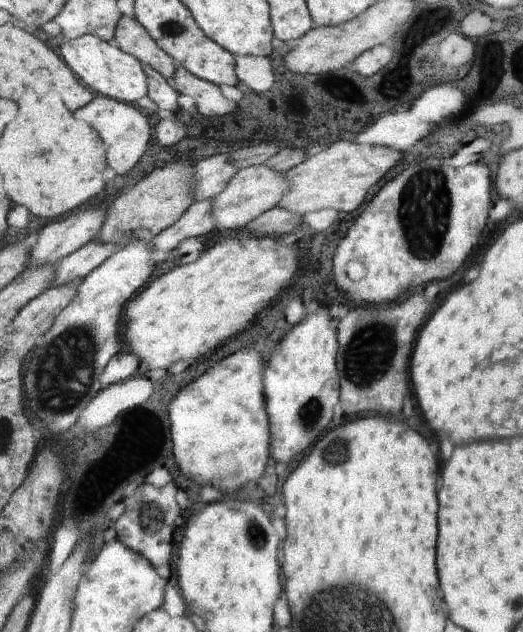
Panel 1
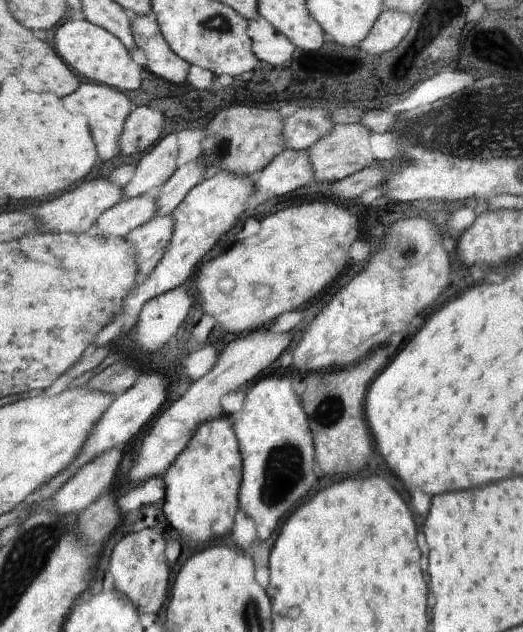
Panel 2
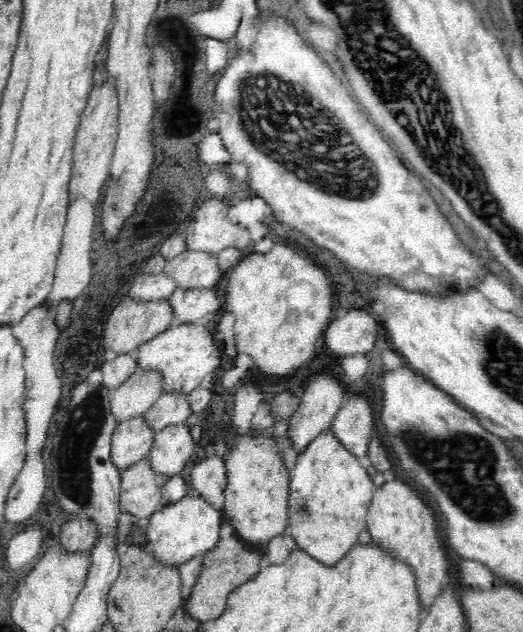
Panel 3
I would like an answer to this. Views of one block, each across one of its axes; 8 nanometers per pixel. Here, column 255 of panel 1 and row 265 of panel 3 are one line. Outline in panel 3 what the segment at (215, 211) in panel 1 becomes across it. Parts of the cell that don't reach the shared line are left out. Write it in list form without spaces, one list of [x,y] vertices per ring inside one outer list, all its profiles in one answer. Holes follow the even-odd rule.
[[[185,251],[167,260],[163,274],[174,277],[178,288],[185,290],[200,290],[214,287],[222,278],[217,255],[206,252]]]

